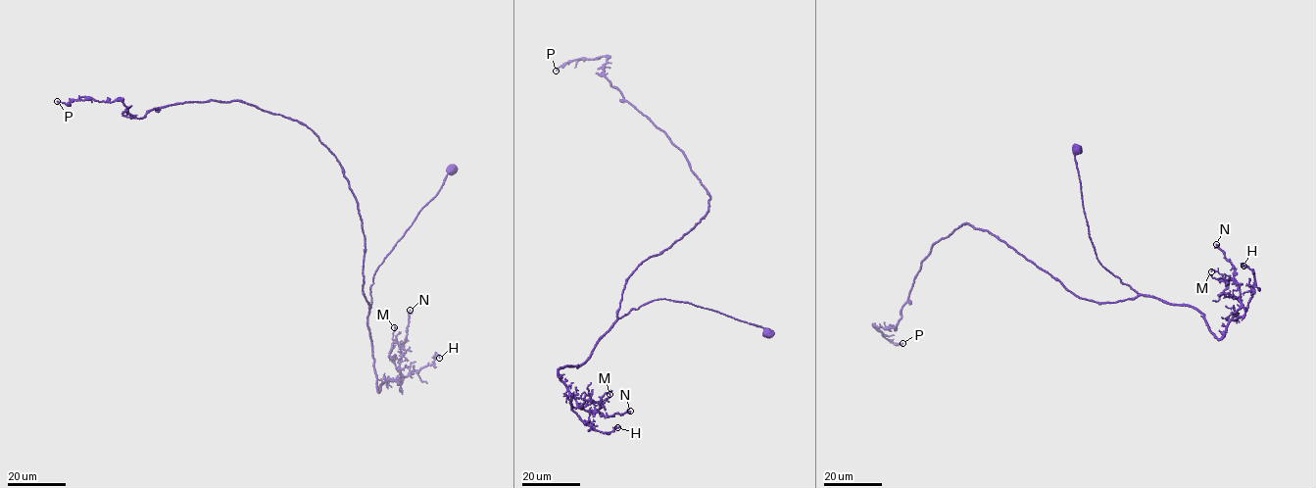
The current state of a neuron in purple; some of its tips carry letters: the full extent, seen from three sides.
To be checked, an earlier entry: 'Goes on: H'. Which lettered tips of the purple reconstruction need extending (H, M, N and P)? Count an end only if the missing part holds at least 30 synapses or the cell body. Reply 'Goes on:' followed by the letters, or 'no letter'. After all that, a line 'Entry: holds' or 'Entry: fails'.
Goes on: no letter
Entry: fails

